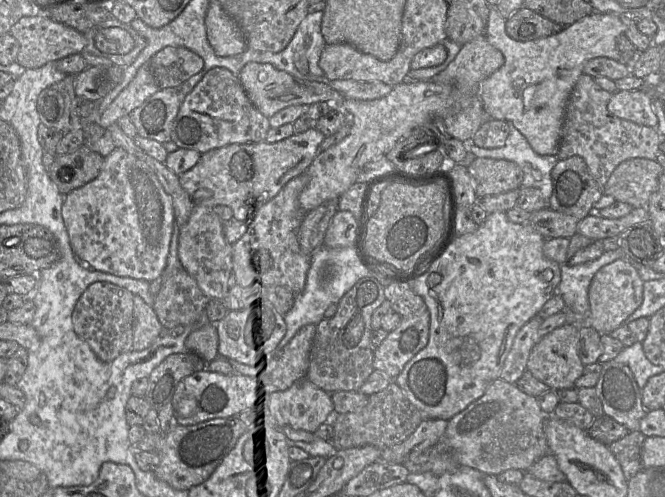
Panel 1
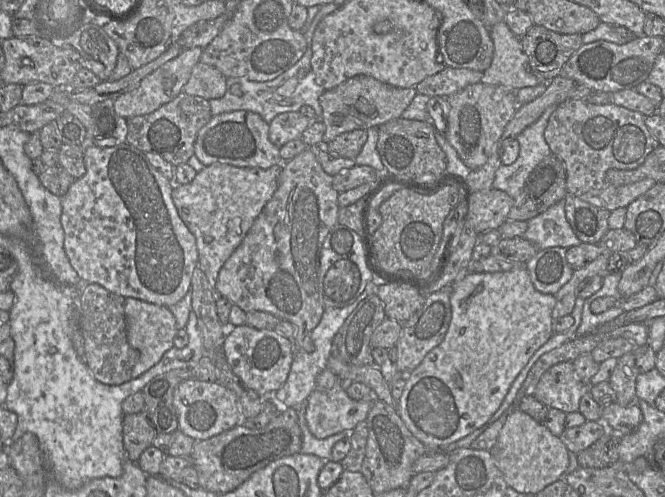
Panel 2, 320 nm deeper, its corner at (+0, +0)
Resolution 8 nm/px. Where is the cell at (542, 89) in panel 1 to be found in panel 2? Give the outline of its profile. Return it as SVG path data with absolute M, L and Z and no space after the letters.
M505 21L496 23L490 29L490 37L494 48L493 58L489 68L483 72L483 83L513 90L533 87L540 83L530 71L520 37L510 30Z

